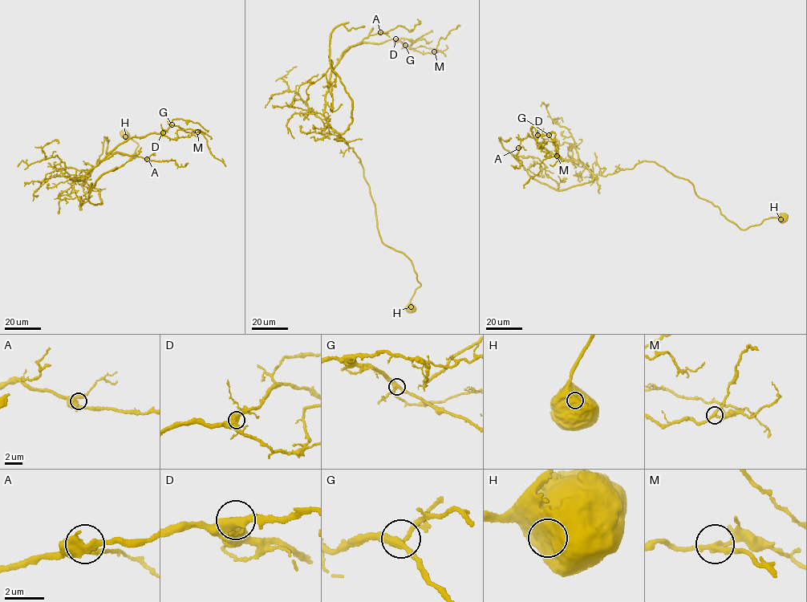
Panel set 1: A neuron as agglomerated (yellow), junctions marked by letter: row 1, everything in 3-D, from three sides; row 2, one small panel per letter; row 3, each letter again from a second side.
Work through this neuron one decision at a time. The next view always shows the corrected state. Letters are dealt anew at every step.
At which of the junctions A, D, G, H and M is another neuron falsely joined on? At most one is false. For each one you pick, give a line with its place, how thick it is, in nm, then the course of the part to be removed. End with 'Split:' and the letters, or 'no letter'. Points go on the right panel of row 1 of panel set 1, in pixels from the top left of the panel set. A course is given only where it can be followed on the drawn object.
Split: no letter

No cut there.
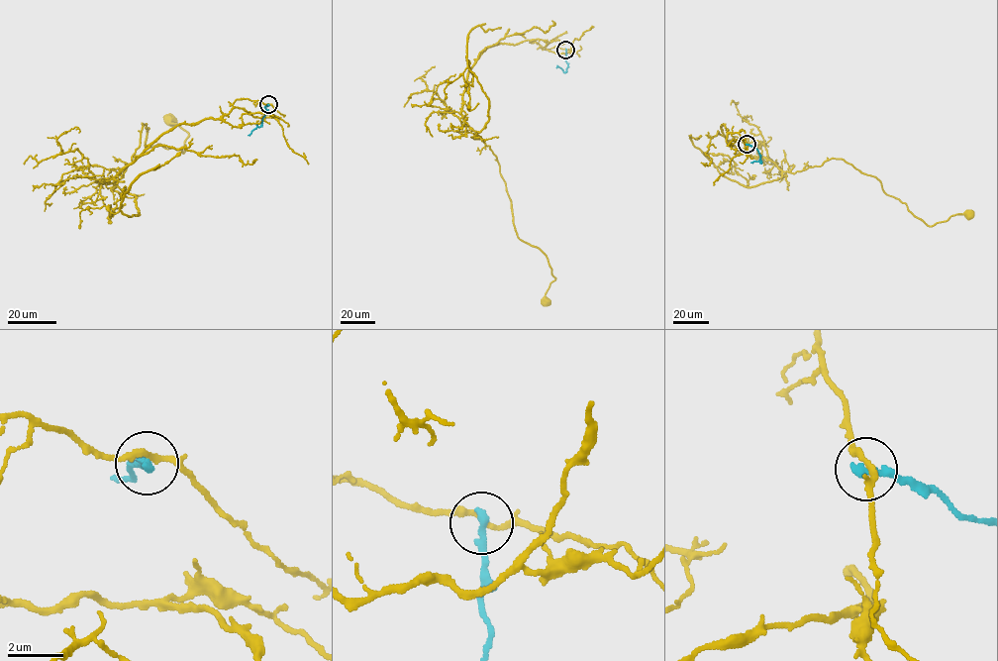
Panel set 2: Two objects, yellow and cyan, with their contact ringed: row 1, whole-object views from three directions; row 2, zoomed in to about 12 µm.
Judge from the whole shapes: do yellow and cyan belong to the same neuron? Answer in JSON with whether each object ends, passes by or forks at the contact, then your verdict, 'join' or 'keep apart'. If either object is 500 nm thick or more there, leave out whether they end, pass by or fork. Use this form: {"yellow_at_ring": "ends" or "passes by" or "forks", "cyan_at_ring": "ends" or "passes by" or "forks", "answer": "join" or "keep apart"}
{"yellow_at_ring": "passes by", "cyan_at_ring": "ends", "answer": "keep apart"}

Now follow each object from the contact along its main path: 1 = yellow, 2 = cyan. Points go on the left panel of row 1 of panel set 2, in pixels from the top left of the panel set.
1: (268, 104), (238, 99), (175, 126), (100, 180), (123, 176), (142, 123), (145, 147), (183, 153), (171, 118)
2: (268, 105), (261, 125), (252, 129), (249, 136)

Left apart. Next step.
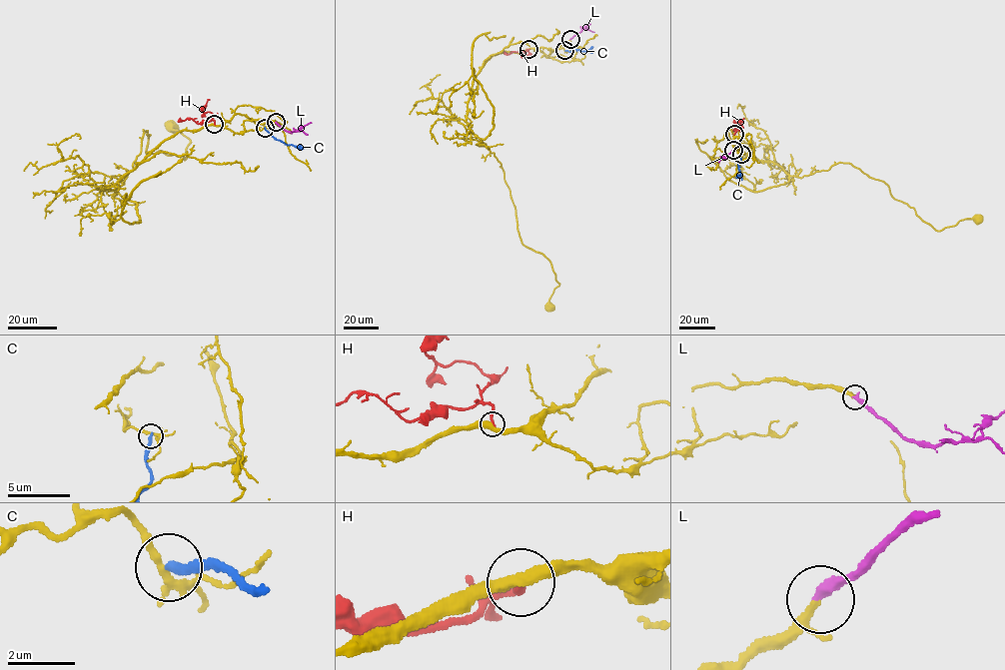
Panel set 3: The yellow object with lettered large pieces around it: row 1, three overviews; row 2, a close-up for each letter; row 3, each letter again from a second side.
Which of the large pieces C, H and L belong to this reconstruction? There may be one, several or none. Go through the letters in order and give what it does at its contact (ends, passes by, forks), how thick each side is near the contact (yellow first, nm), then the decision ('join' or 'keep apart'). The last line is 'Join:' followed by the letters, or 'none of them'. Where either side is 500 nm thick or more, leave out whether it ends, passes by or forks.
C: it ends | 180/260 nm | keep apart
H: it ends | 340/240 nm | keep apart
L: it ends | 160/320 nm | join
Join: L

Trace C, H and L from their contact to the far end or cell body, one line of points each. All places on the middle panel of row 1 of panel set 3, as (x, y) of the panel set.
C: (564, 51), (588, 50), (592, 47)
H: (528, 49), (504, 52)
L: (570, 39), (585, 27), (594, 32)

